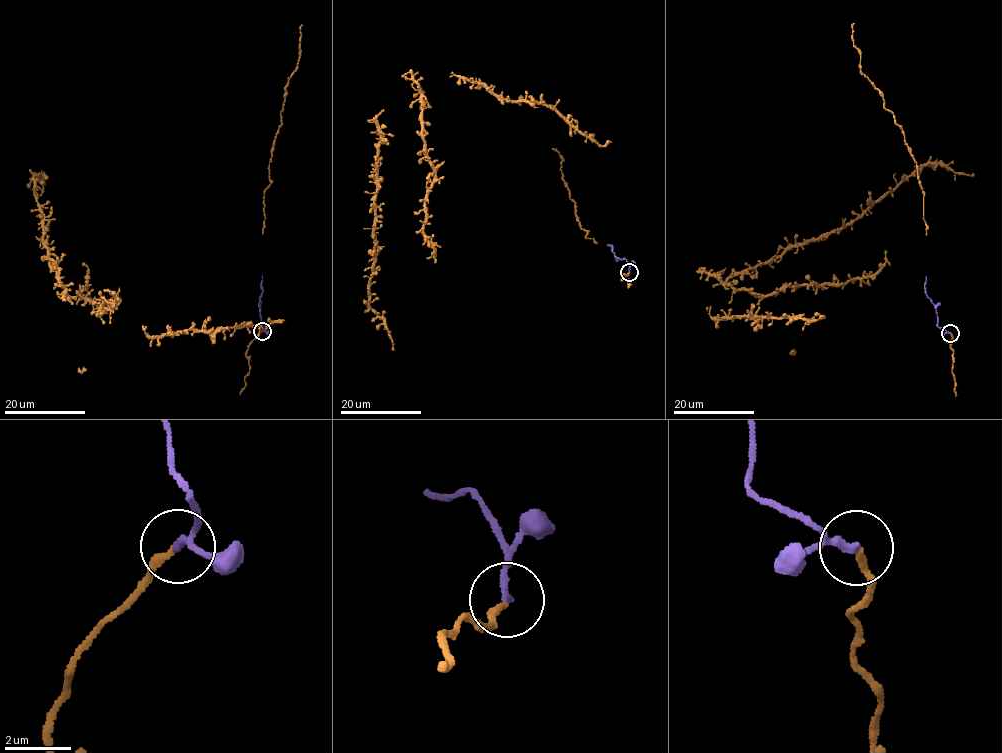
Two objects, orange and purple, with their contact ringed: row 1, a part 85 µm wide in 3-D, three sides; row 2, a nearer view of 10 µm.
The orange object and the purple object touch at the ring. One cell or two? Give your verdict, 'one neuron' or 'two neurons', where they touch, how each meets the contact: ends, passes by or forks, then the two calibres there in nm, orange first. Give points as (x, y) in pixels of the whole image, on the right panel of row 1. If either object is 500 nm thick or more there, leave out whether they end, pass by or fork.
one neuron | (950, 333) | orange ends | purple passes by | 200/170 nm

